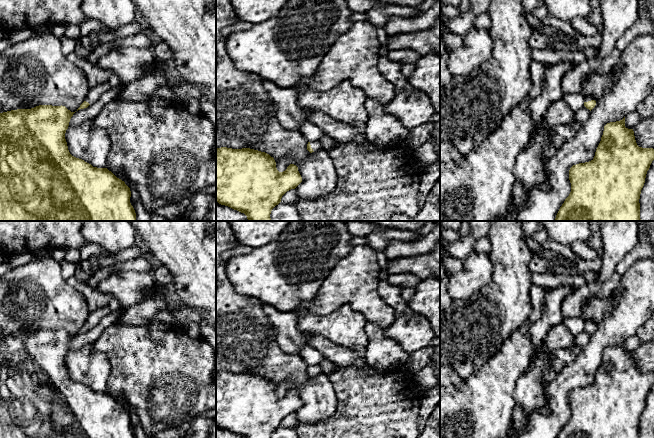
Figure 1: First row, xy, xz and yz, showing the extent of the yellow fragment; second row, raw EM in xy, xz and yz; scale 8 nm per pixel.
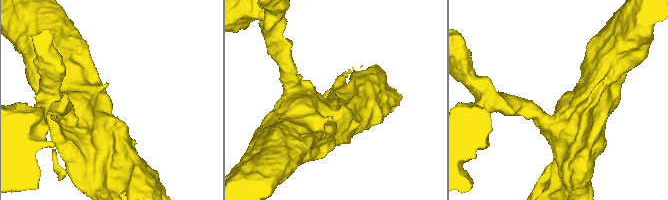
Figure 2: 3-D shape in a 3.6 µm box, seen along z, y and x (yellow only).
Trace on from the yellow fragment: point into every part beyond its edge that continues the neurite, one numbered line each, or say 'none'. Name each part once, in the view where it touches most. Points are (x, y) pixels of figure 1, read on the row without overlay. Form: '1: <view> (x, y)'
1: xz (315, 369)

